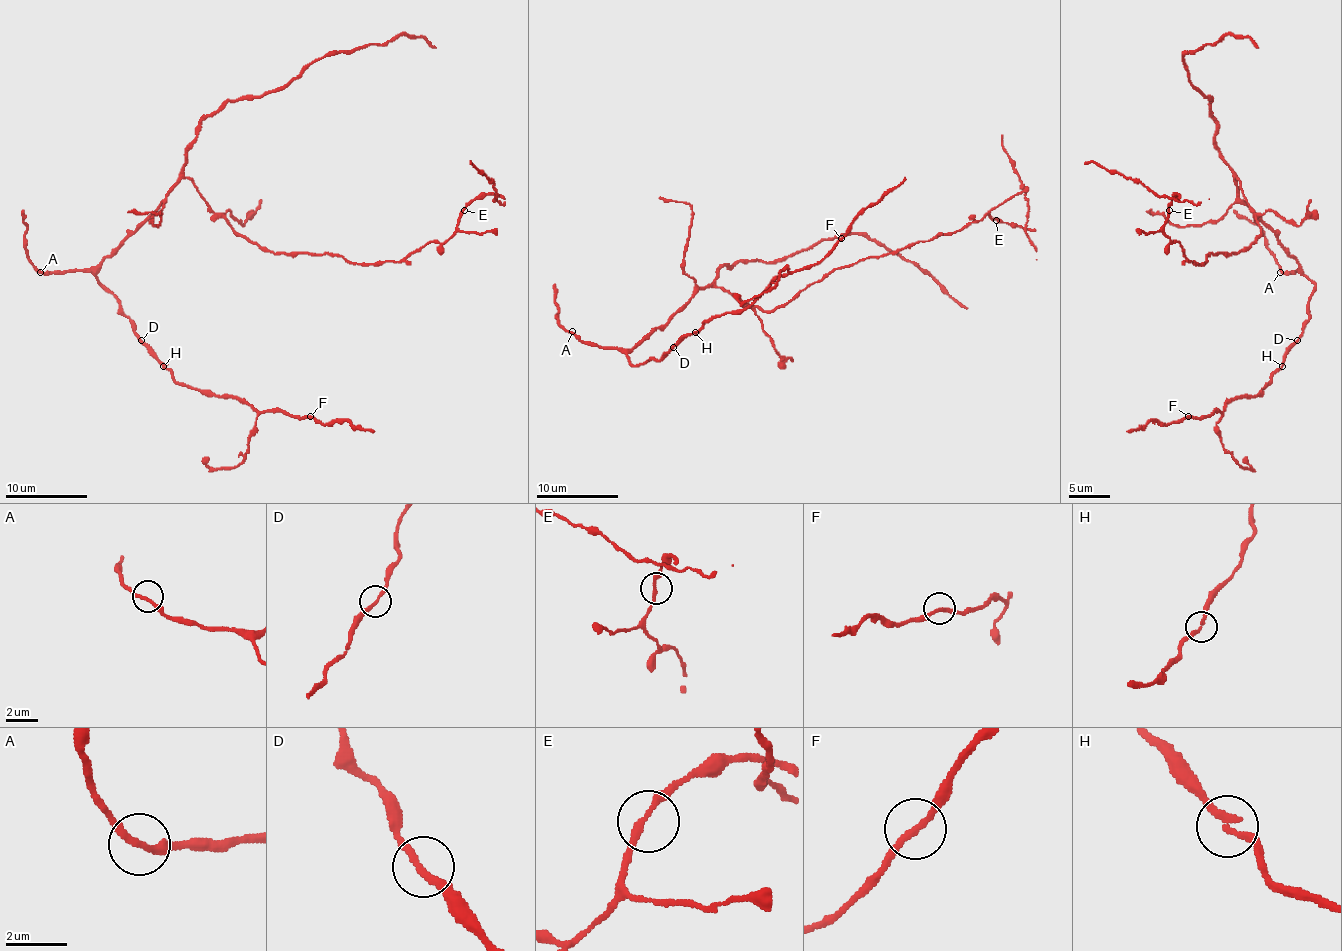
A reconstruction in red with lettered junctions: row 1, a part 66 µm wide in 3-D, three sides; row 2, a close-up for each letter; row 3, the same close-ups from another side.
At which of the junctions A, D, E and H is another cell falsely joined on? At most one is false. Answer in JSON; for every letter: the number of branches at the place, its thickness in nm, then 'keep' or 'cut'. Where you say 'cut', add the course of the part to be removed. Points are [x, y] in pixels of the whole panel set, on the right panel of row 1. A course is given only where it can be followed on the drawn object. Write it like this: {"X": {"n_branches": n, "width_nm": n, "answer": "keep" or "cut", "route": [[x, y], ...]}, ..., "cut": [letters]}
{"A": {"n_branches": 2, "width_nm": 220, "answer": "keep"}, "D": {"n_branches": 2, "width_nm": 220, "answer": "keep"}, "E": {"n_branches": 2, "width_nm": 240, "answer": "keep"}, "H": {"n_branches": 2, "width_nm": 220, "answer": "keep"}, "cut": []}

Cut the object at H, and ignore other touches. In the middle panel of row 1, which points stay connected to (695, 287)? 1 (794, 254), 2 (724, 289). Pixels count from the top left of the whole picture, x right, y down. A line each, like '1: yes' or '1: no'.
1: yes
2: yes

